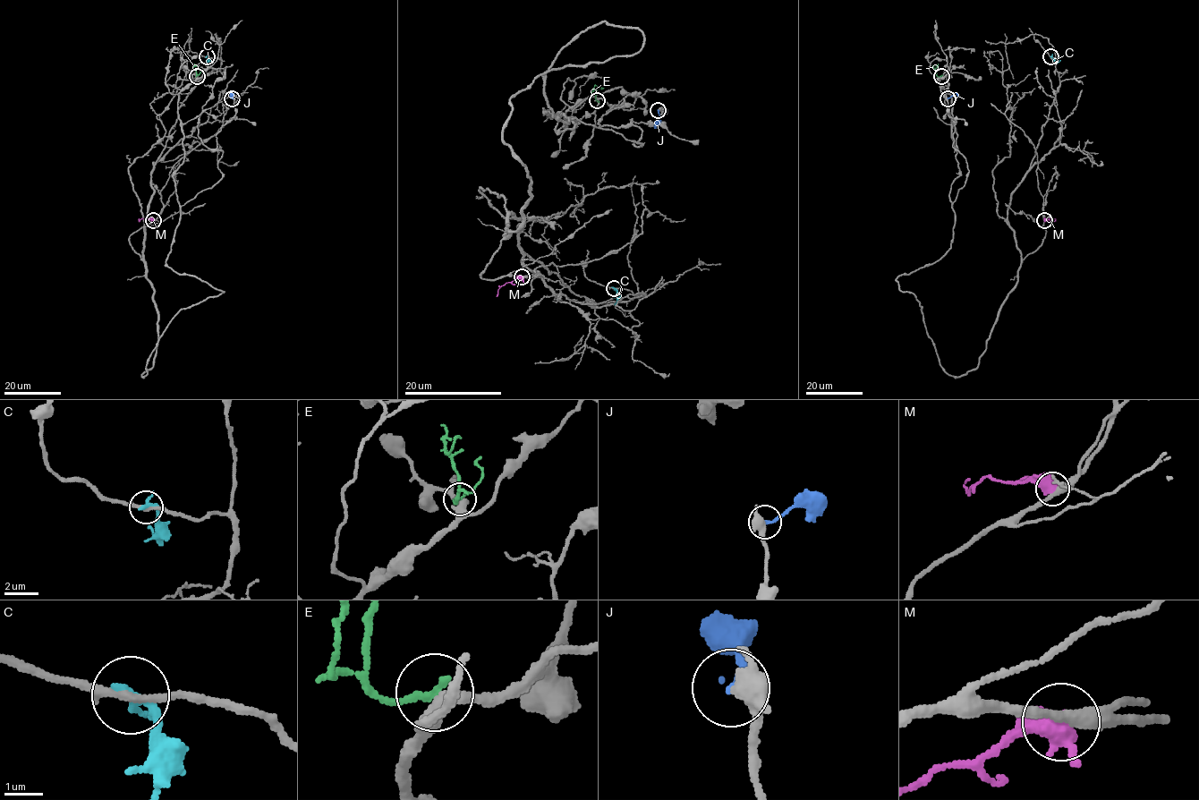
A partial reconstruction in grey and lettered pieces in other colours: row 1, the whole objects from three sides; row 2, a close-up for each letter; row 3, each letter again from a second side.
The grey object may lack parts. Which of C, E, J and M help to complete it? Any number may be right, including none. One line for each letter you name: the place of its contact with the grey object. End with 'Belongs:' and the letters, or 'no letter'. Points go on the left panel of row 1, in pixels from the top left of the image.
Belongs: no letter

